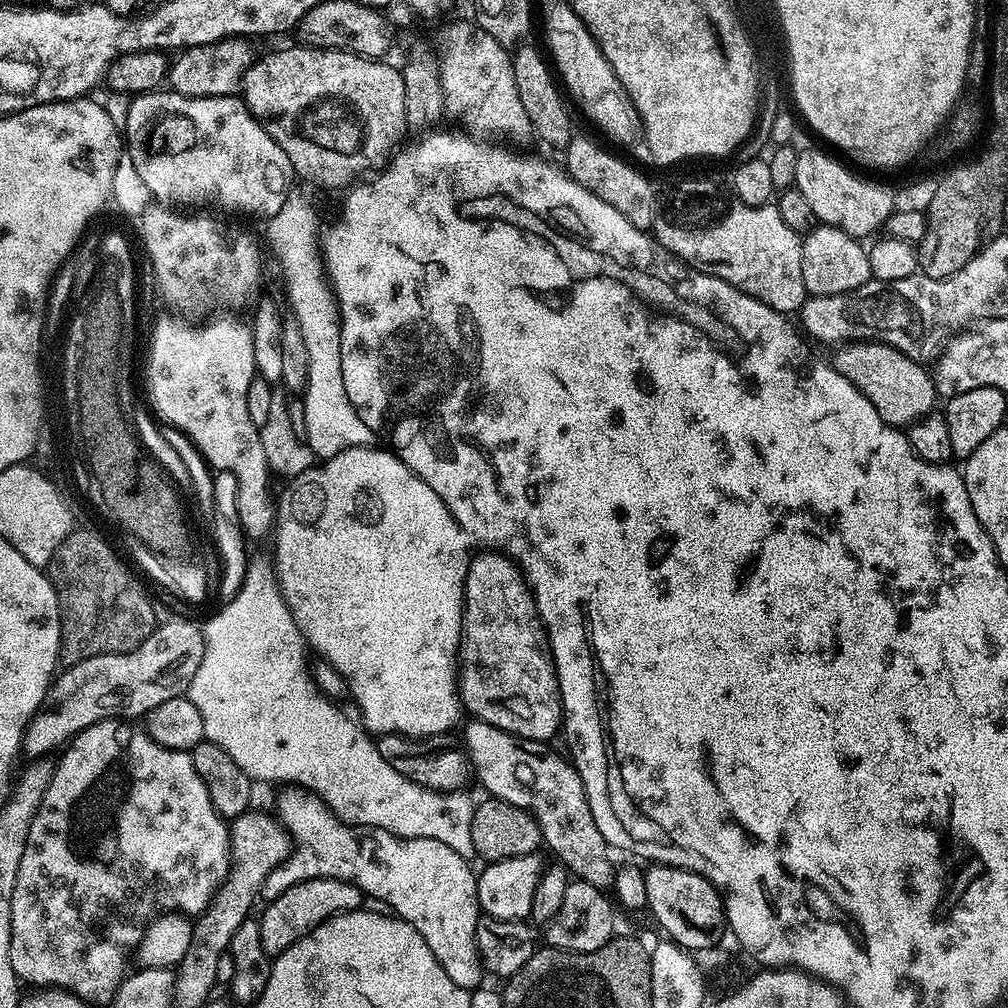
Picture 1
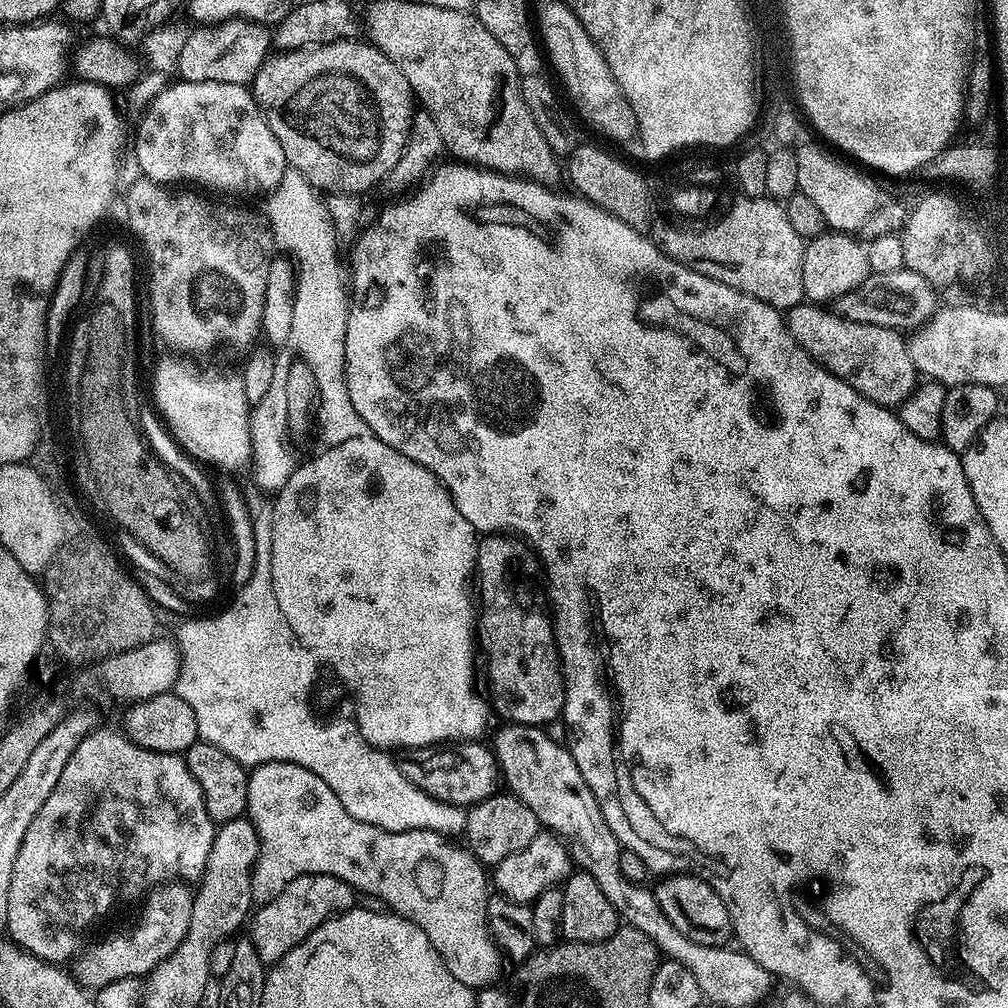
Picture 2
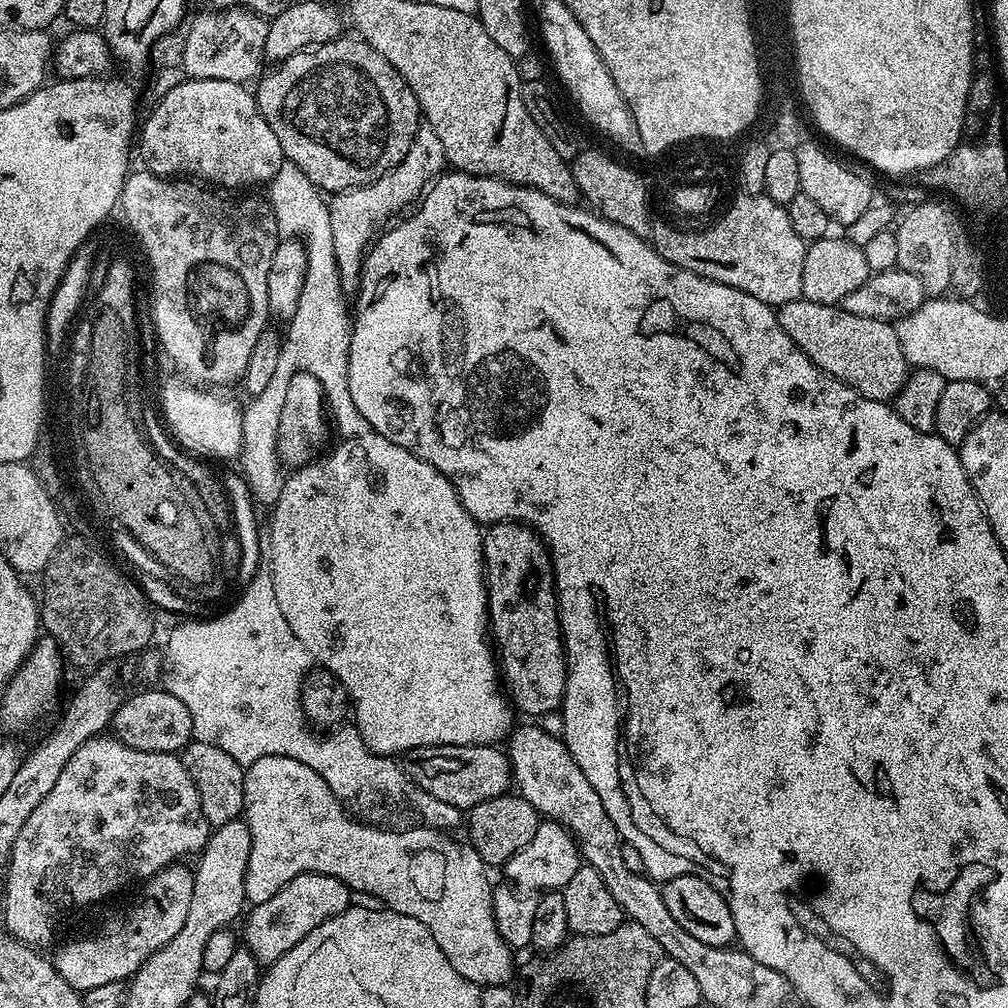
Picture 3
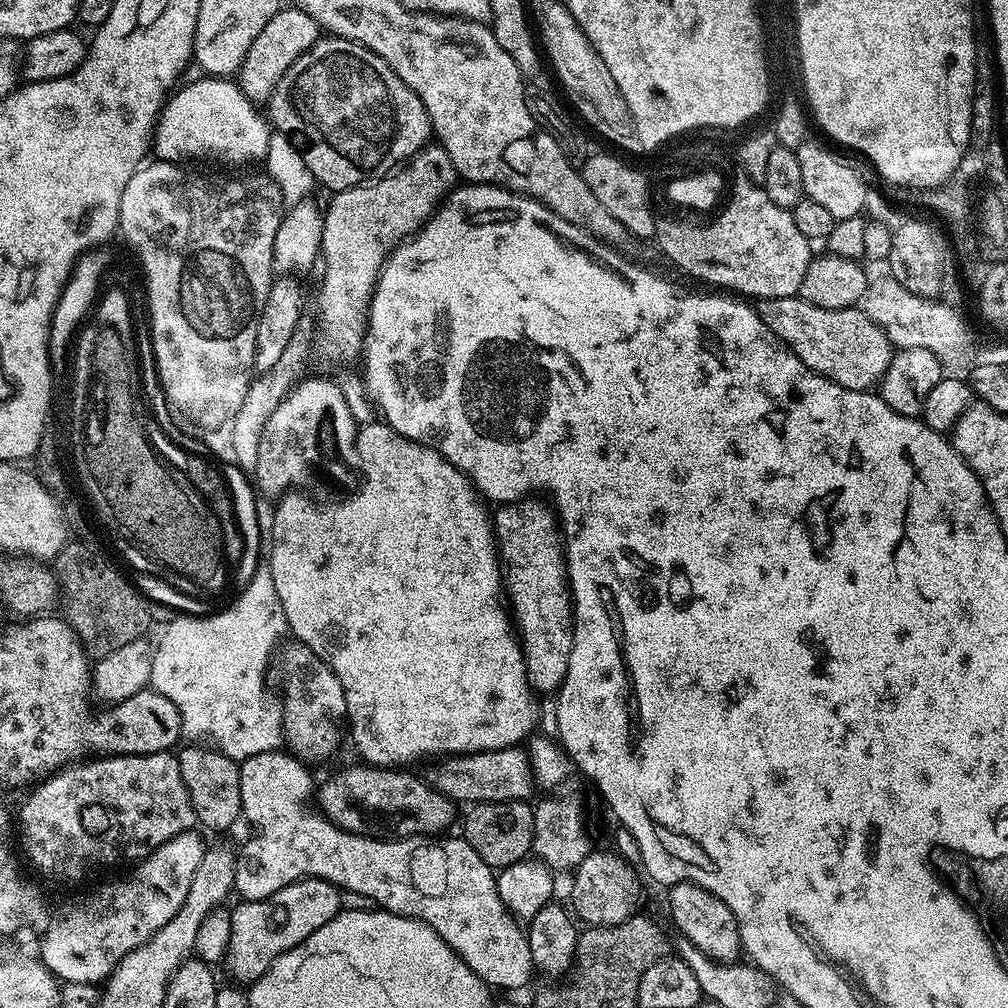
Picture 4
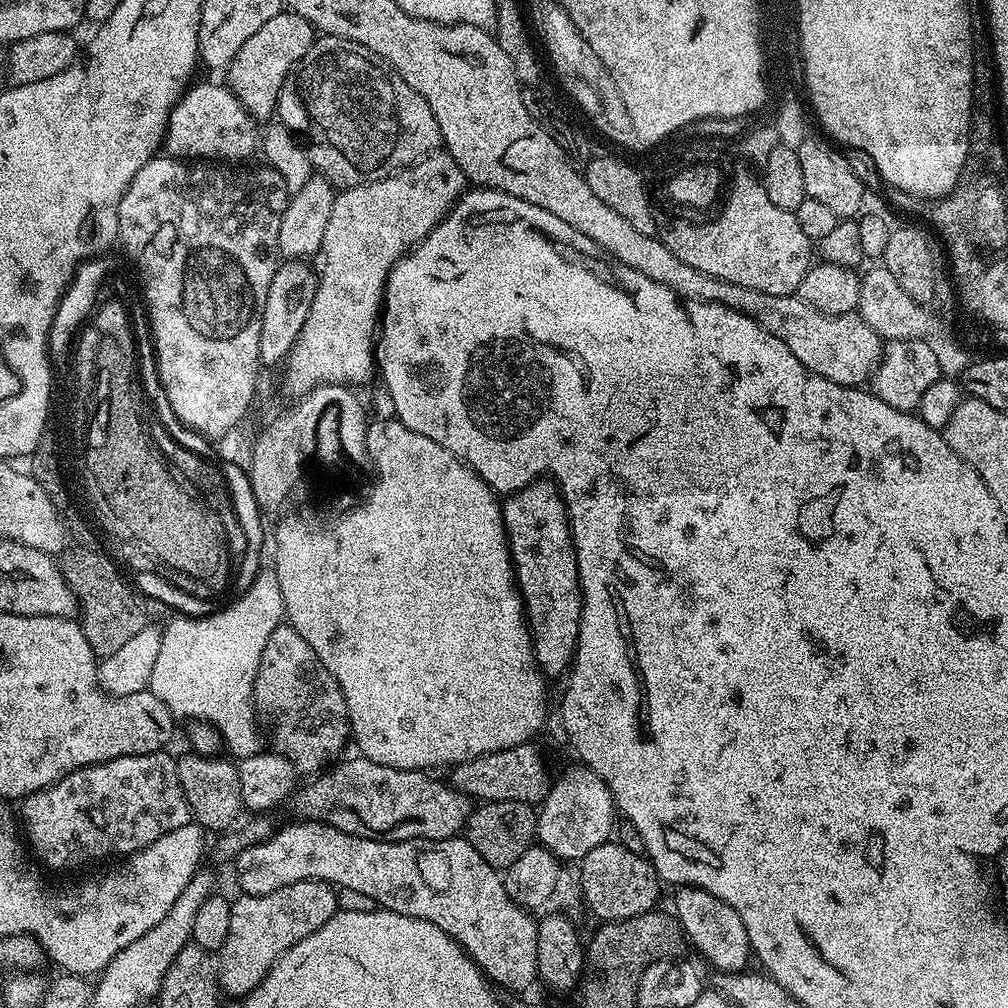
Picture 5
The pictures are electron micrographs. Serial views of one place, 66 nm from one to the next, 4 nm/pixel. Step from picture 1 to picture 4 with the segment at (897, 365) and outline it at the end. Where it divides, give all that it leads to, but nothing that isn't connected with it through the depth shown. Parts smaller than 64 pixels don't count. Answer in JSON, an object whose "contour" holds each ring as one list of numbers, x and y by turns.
{"contour":[[794,295,759,301,758,311,762,322,766,322,781,344,786,345,809,372,825,376,843,388,859,392,875,389,892,362,894,345,859,307,822,310,822,306,814,306]]}

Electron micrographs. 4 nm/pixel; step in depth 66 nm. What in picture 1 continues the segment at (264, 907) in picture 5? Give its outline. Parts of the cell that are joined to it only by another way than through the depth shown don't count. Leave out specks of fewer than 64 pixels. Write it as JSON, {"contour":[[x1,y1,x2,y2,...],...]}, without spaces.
{"contour":[[323,876,317,880,303,880,290,890,283,892,277,900,271,901,264,913,258,916,260,933,262,934,262,946,269,958,275,958,280,953,301,940,307,932,313,932,317,926,332,916,338,916,342,912,354,912,361,907,365,895,357,884,351,884,345,880,331,880]]}

